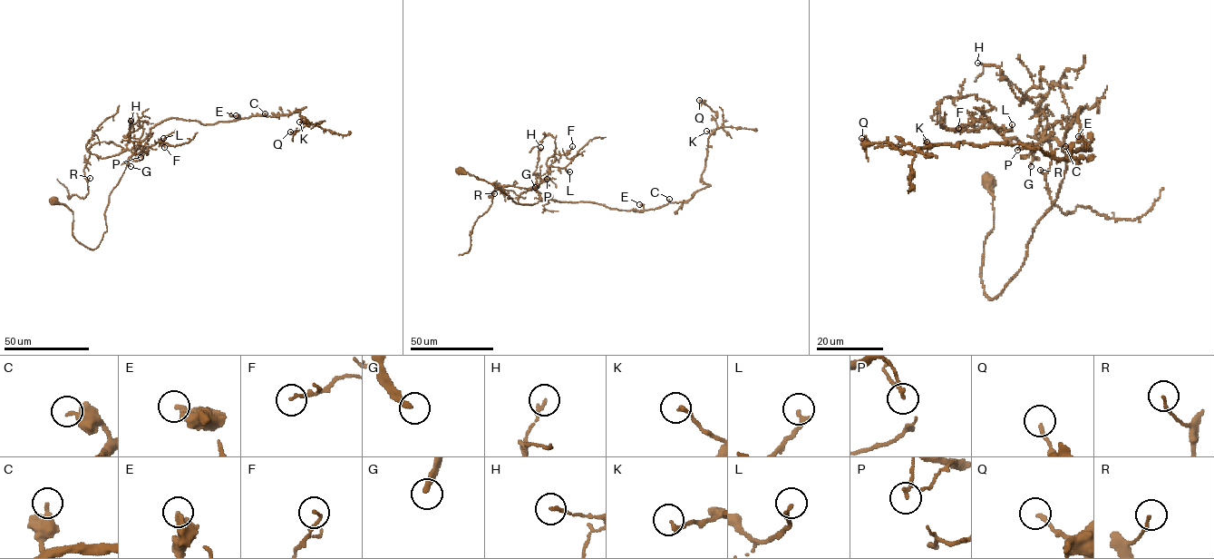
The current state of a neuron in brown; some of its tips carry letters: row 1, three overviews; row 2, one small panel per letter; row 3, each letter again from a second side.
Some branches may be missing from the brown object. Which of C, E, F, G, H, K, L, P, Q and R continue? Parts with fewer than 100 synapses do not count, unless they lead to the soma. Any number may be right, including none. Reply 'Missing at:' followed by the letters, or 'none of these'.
Missing at: G

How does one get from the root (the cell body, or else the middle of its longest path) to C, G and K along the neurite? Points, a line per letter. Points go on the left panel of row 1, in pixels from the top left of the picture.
C: (53, 201), (72, 211), (72, 236), (95, 249), (109, 194), (150, 129), (171, 118), (213, 124), (265, 113)
G: (53, 201), (72, 211), (72, 236), (95, 249), (107, 230), (109, 194), (136, 152), (133, 148), (131, 166)
K: (53, 201), (72, 211), (72, 236), (95, 249), (109, 194), (158, 123), (305, 107), (299, 122)

